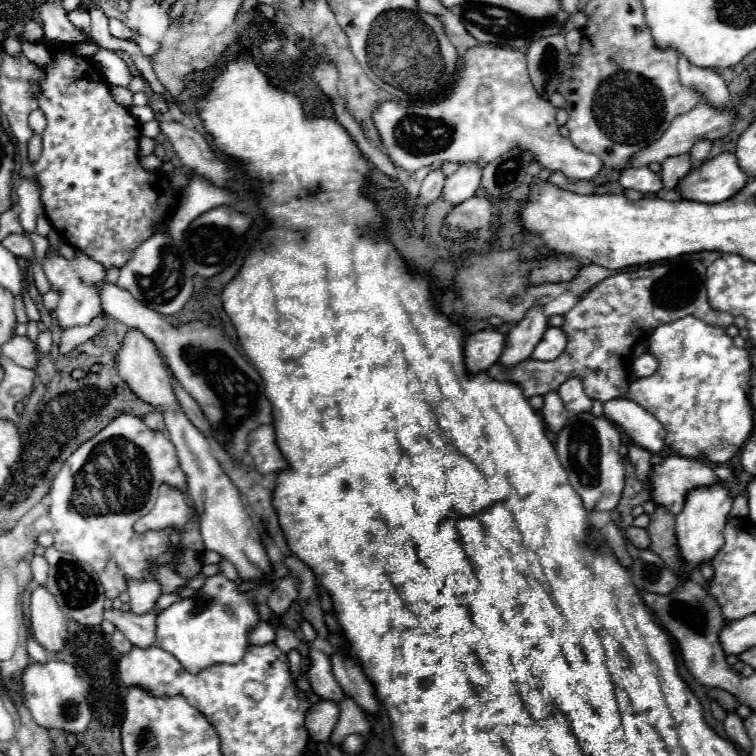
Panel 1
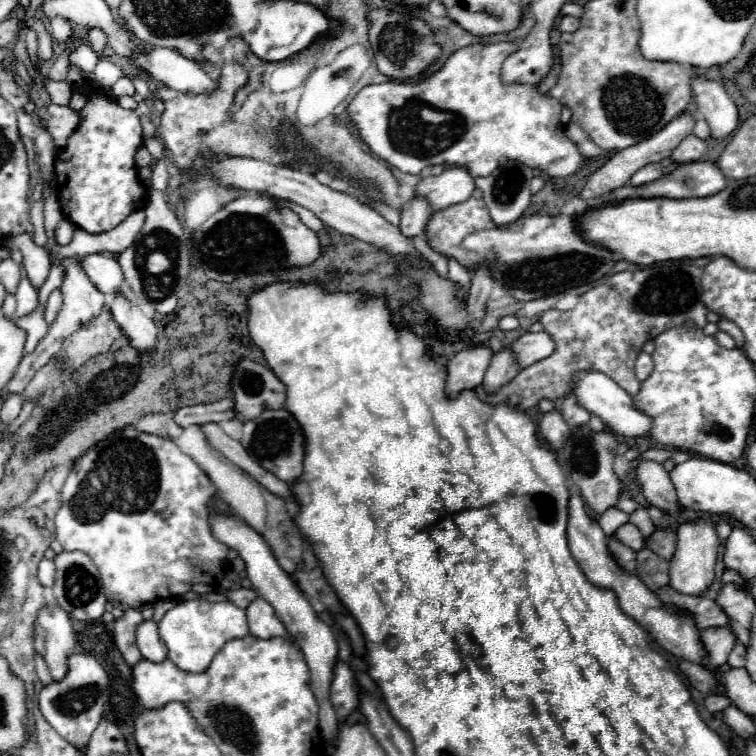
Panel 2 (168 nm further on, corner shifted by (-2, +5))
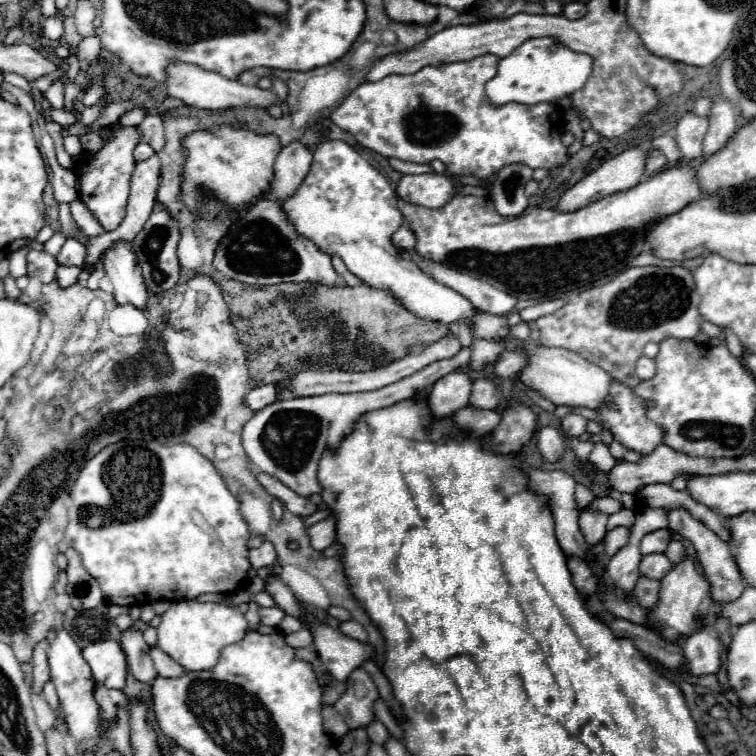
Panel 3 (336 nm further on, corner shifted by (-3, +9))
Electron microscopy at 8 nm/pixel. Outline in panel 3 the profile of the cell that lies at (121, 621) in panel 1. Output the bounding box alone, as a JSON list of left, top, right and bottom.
[150,646,186,678]

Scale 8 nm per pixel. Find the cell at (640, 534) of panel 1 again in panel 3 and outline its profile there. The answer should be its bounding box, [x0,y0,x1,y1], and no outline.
[604,528,630,558]

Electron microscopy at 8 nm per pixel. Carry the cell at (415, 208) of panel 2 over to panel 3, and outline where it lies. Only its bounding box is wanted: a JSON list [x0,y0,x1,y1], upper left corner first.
[392,224,416,254]

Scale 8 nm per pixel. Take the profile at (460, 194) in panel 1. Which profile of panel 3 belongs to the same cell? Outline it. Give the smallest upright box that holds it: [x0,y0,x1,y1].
[396,174,458,208]

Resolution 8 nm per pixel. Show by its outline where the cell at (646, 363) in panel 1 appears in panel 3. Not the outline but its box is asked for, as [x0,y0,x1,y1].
[636,356,656,380]

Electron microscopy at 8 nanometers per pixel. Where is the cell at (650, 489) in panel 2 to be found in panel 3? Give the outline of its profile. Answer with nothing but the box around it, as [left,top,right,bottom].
[668,510,744,606]

